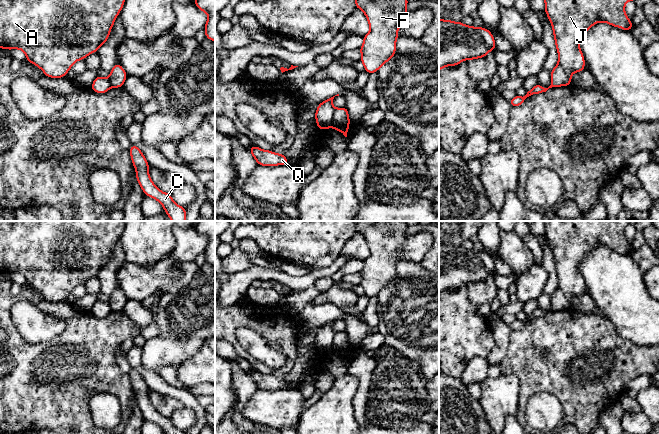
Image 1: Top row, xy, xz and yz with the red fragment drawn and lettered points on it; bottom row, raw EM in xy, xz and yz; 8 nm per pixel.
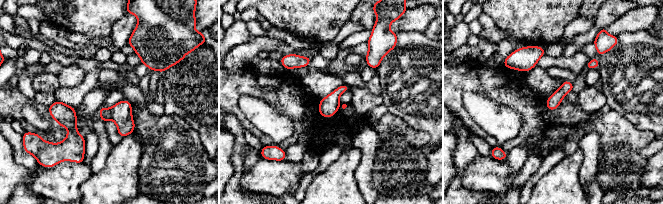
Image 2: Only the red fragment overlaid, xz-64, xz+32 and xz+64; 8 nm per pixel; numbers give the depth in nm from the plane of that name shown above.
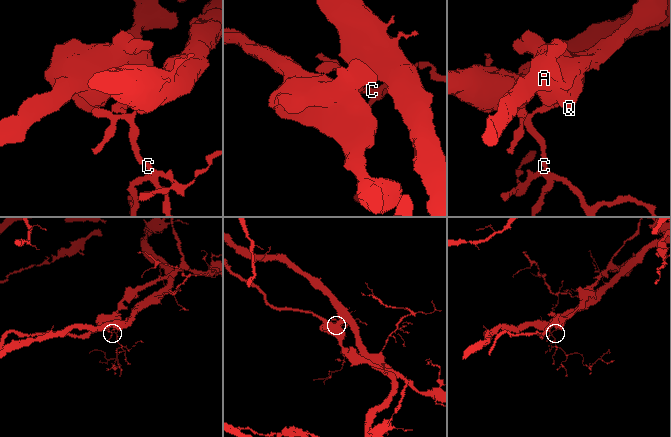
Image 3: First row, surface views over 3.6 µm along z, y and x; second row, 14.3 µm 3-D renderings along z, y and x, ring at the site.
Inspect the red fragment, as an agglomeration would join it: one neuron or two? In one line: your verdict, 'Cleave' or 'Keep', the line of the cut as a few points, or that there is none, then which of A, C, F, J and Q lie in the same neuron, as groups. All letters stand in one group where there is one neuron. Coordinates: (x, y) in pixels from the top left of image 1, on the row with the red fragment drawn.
Cleave. Split along xz (335, 109), (331, 126). Groups: A J Q / C F

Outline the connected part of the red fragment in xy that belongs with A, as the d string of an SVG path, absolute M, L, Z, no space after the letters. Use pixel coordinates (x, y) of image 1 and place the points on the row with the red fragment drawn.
M0 0L0 48L20 49L46 77L63 78L72 65L108 40L125 0Z

